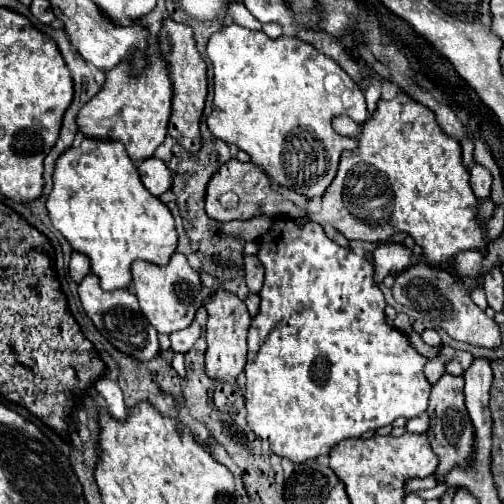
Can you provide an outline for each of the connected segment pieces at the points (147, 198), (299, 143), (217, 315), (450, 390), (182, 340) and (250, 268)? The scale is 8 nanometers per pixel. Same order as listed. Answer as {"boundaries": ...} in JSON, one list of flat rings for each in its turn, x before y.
{"boundaries":[[[84,138,78,146,70,146,56,162,54,188,46,200,46,208,52,226,62,232,70,246,90,258,92,274,100,278,104,290,120,290,132,282,130,266,134,260,146,260,158,266,166,266,176,252,178,234,174,216,166,204,146,192,140,182,134,162,128,158,122,142,114,140,88,140]],[[234,22,212,34,206,52,214,64,214,108,208,116,210,132,226,144,244,150,252,158,252,164,262,168,280,186,302,194,308,200,322,196,336,176,342,152,358,146,356,138,336,134,332,120,342,114,348,114,358,124,368,120,364,94,352,78,330,56,318,52,312,44,306,44,296,36,272,40,264,32,254,32]],[[220,288,216,290,210,300,204,304,208,310,208,324,206,324,206,374,222,378,226,382,236,382,236,376,244,370,246,364,246,336,250,328,250,314,244,304,236,294]],[[444,374,434,386,432,386,432,394,430,394,430,406,428,406,428,414,430,414,430,428,428,428,428,438,432,444,432,450,438,454,440,464,438,470,434,472,436,480,442,482,446,478,446,474,454,468,454,464,470,464,472,460,472,452,474,452,474,428,470,424,468,412,464,408,464,378,462,376,452,376,452,374]],[[192,322,188,328,184,328,184,330,180,330,180,332,174,332,174,334,170,336,170,340,172,340,172,350,174,350,174,352,182,352,182,354,190,352,190,348,192,348,194,342,200,338,200,334,202,334,202,326,200,326,198,322]],[[246,256,246,284,250,292,260,292,264,284,264,268,256,256]]]}

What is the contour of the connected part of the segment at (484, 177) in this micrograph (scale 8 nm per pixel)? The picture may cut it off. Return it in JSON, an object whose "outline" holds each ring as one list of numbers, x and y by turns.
{"outline":[[476,164,470,170,470,174,472,174,470,176,470,186,472,186,474,194,478,196,478,200,490,198,490,192,492,192,492,174,484,166,480,166,480,164]]}

